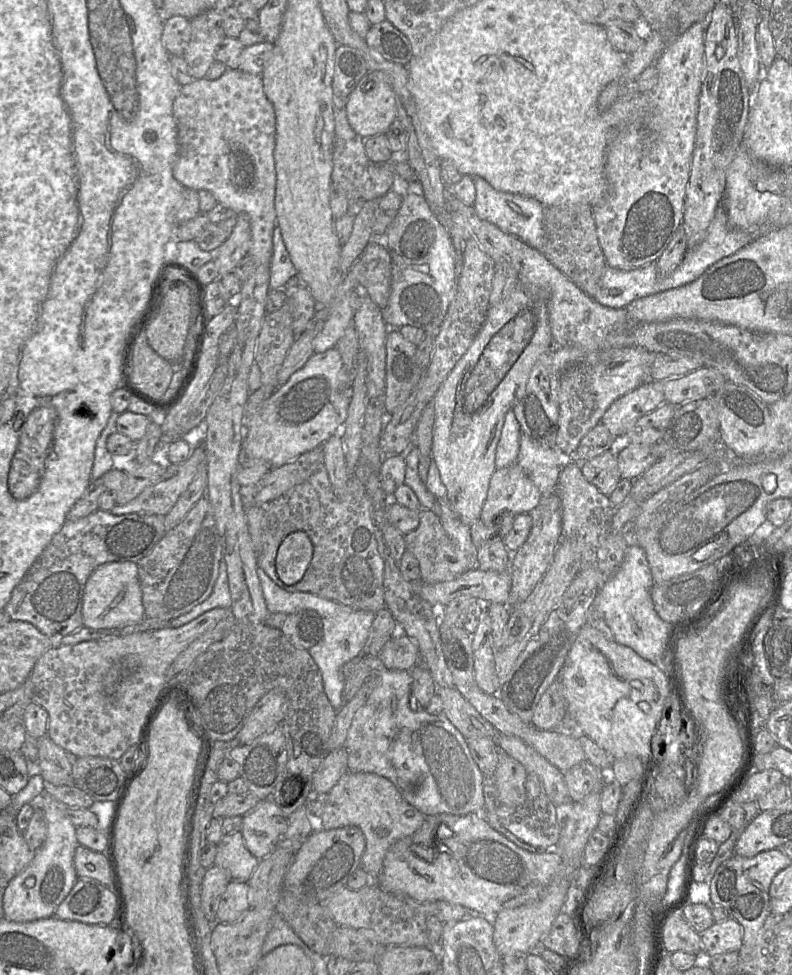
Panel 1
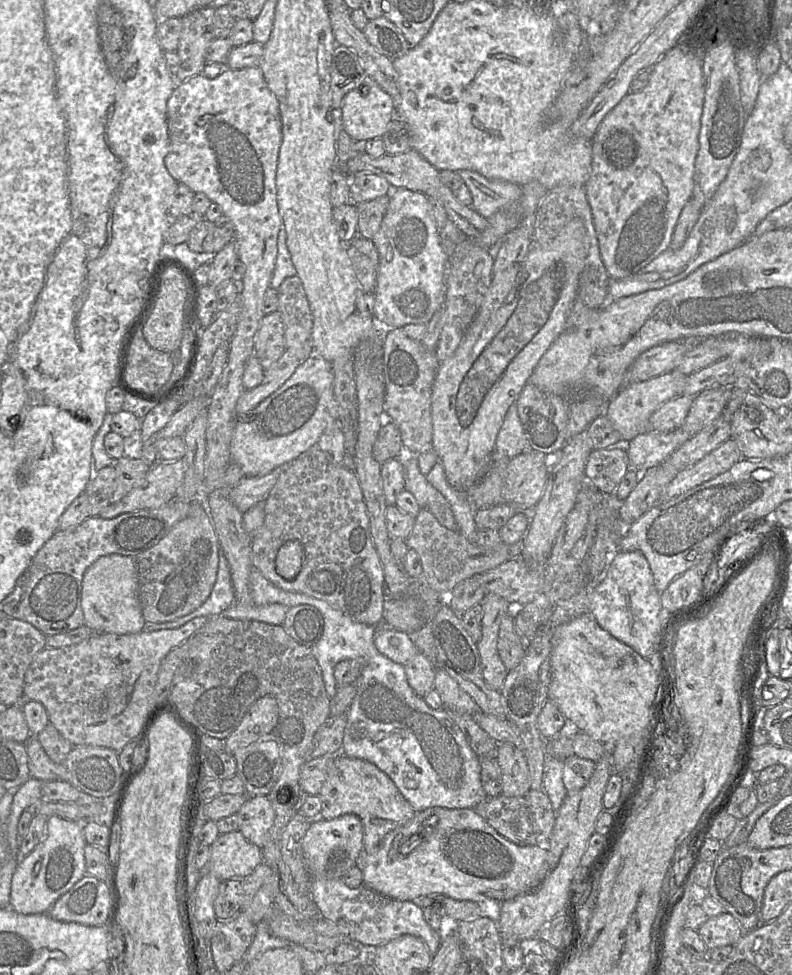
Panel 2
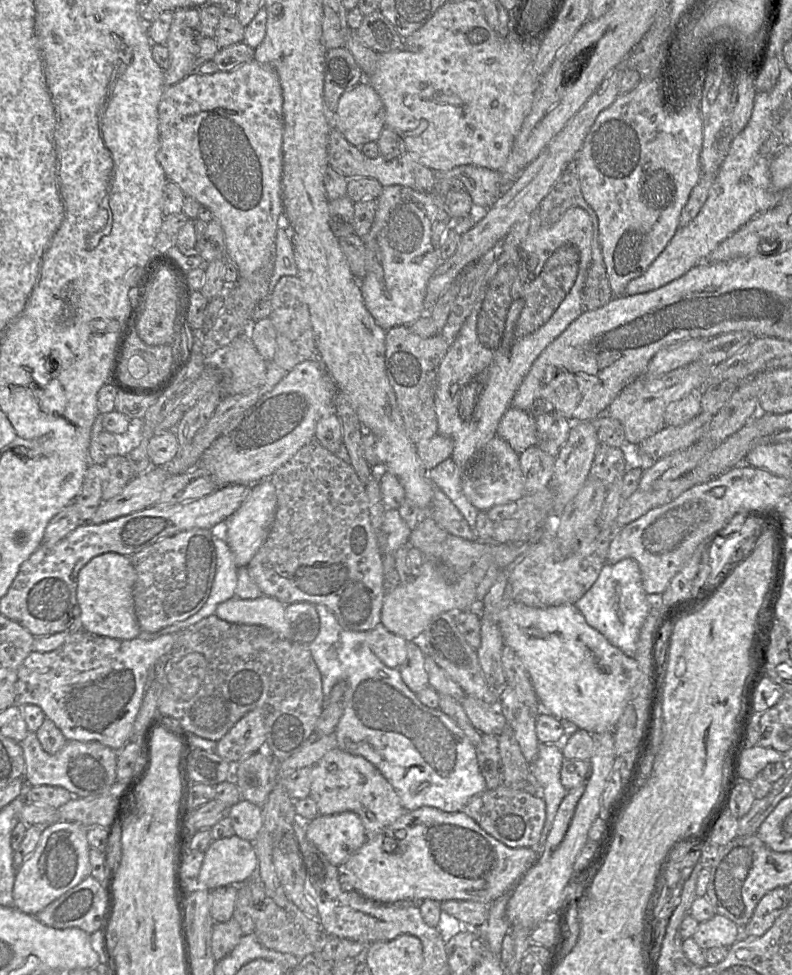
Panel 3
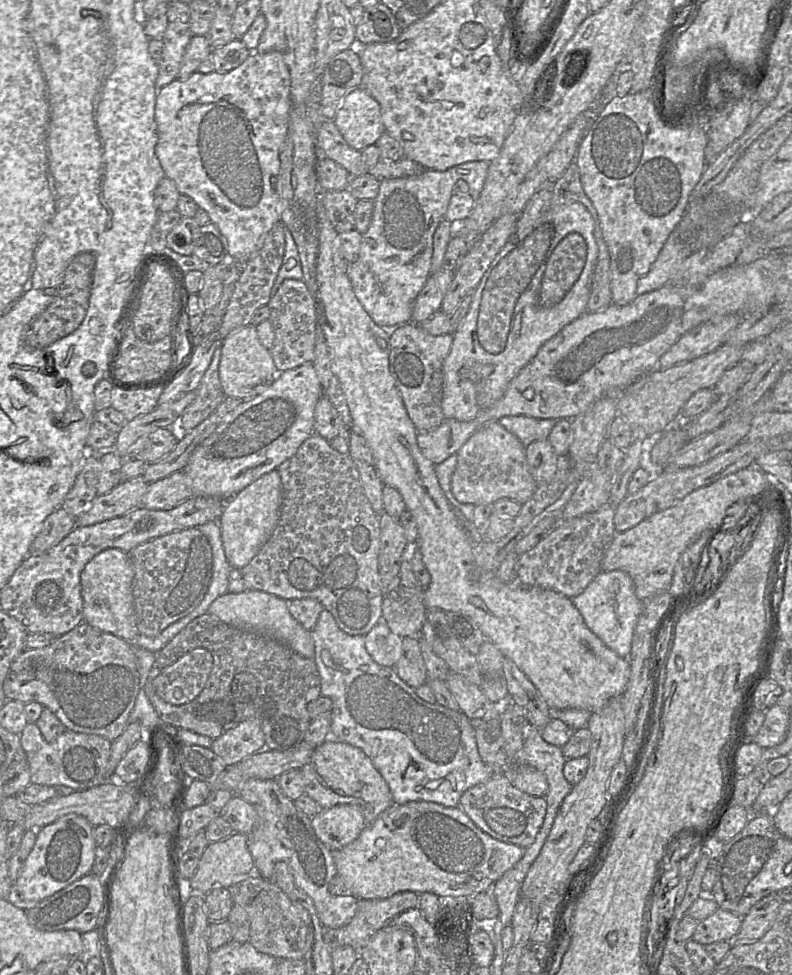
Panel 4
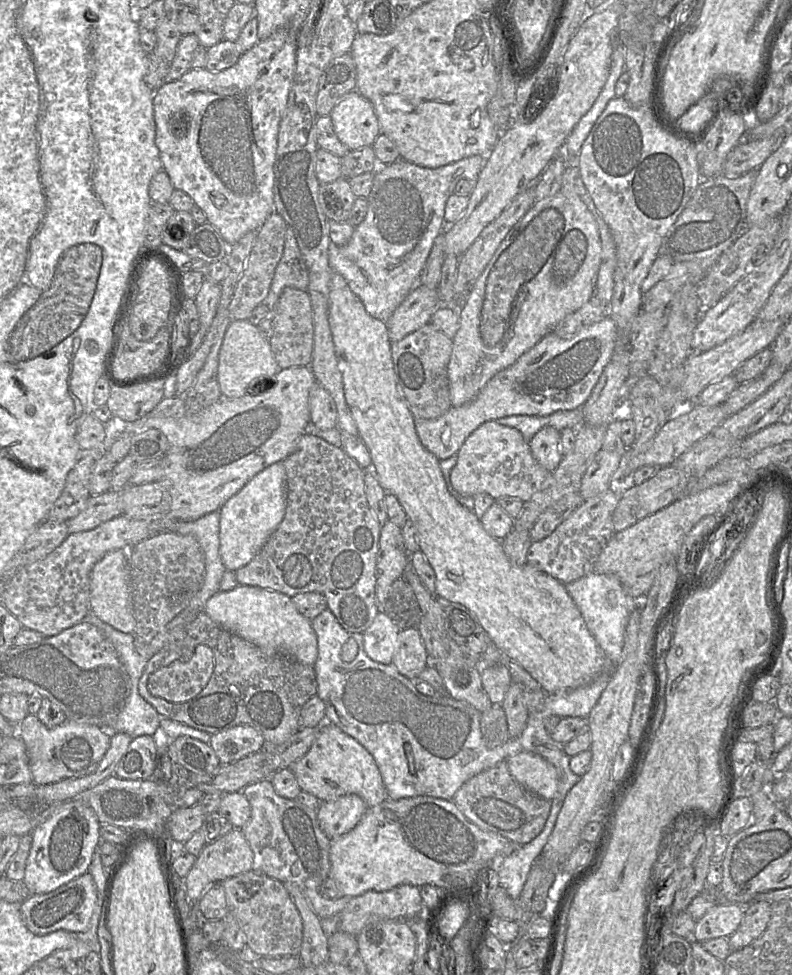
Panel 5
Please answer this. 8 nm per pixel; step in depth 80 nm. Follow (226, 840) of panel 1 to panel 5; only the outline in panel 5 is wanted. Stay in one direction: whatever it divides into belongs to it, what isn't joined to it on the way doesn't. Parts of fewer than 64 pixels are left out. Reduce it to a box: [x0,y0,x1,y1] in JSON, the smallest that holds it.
[186,828,253,902]

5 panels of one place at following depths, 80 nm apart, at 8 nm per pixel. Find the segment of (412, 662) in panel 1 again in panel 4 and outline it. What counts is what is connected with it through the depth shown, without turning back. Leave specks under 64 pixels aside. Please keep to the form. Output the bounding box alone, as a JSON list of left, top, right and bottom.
[365,619,402,667]

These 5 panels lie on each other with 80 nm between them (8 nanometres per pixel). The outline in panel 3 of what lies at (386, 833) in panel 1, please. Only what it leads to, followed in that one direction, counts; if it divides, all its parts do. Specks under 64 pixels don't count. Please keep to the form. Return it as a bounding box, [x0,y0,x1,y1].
[310,747,406,839]

